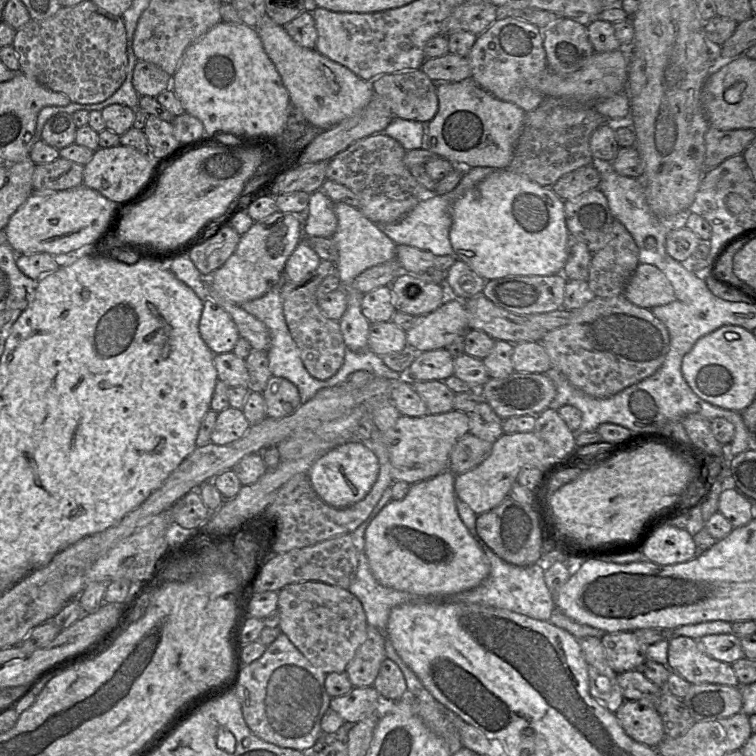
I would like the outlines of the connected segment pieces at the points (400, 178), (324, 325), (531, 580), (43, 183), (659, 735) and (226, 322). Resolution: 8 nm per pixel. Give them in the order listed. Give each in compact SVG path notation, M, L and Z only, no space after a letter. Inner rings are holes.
M377 133L357 140L328 161L326 178L352 190L360 201L360 211L376 225L404 219L422 200L436 192L422 186L404 165L406 150L395 139Z
M321 260L318 267L300 282L286 281L279 286L284 317L290 334L297 344L305 368L318 380L327 380L340 369L346 351L339 321L324 316L316 297L319 284L333 271L334 266L333 262Z
M456 497L456 508L458 514L483 550L489 565L488 577L477 587L446 597L449 603L473 603L495 608L510 610L530 618L549 621L555 608L554 593L545 583L545 571L538 564L529 566L516 566L509 564L499 558L479 537L476 531L477 516L474 511L462 500Z
M59 157L49 163L36 164L33 192L62 191L83 185L84 165Z
M627 700L615 716L626 734L640 744L656 748L666 737L661 716L649 702Z
M210 298L203 301L199 332L215 355L233 351L240 338L237 326L229 313Z

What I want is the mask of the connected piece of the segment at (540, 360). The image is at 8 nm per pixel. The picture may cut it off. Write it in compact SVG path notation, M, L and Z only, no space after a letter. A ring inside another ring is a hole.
M539 342L514 344L512 363L515 372L546 373L553 367L549 355Z

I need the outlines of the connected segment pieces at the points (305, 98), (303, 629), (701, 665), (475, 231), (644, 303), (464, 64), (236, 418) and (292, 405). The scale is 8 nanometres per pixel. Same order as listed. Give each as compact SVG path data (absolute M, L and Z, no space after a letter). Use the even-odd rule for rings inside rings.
M266 15L255 28L265 52L274 63L290 101L301 110L307 123L318 130L328 129L361 111L373 98L371 82L364 81L347 67L296 43L285 30Z
M317 581L288 584L278 591L278 628L309 662L324 673L345 672L366 638L361 602L348 590Z
M687 636L669 639L667 666L690 684L740 686L732 664L710 657L696 640Z
M495 169L453 203L449 239L457 260L465 262L486 281L506 276L561 274L567 261L569 240L564 201L551 187L543 187L509 169Z
M639 264L623 295L634 305L652 309L675 300L672 284L665 274L652 264Z
M450 53L442 57L425 59L420 69L434 82L472 80L468 59Z
M230 406L218 413L211 442L217 445L230 444L243 437L250 426L243 411Z
M272 376L262 392L267 417L278 419L292 414L301 404L298 388L283 377Z

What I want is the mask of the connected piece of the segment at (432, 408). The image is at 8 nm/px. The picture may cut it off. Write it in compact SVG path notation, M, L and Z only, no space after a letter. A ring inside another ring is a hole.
M410 381L414 390L424 401L429 414L454 410L455 393L443 381Z

